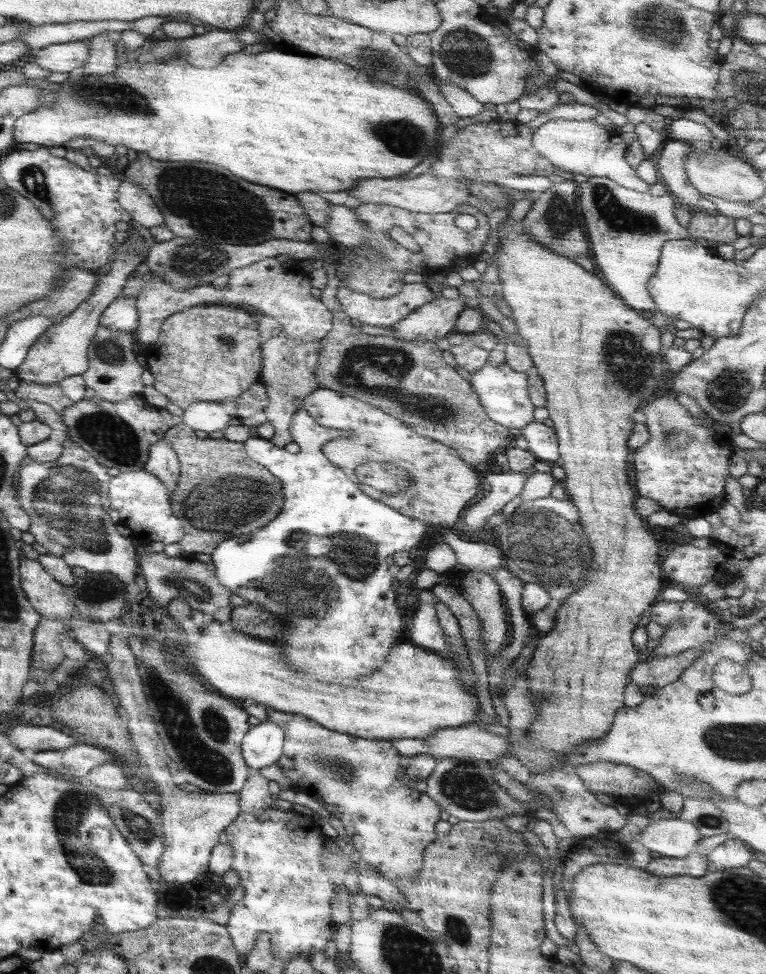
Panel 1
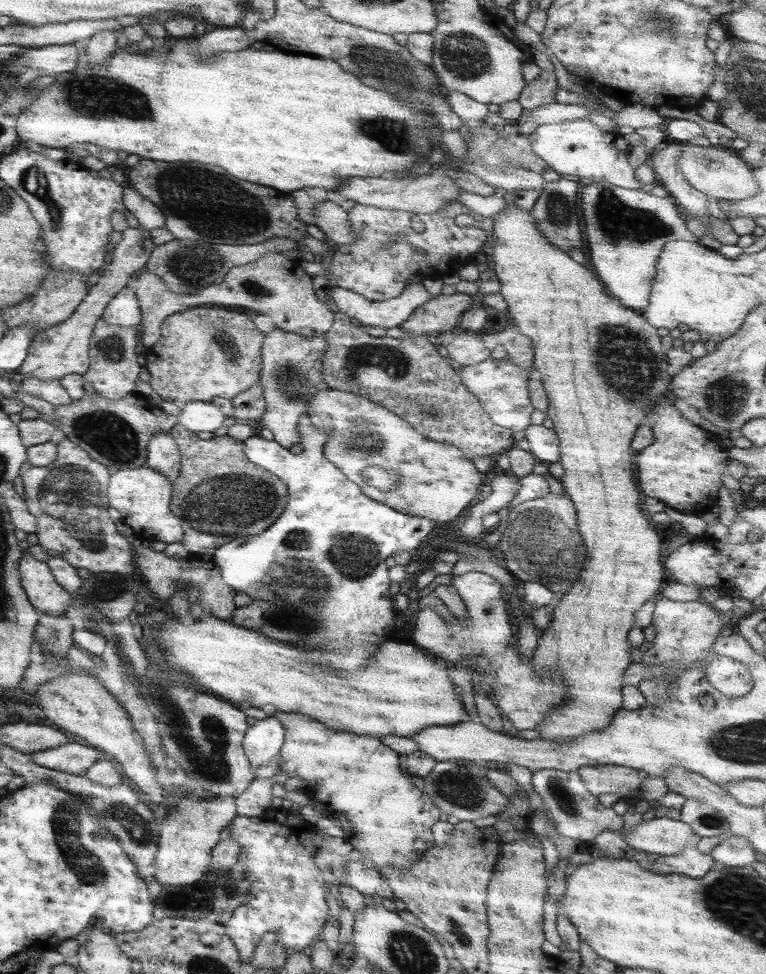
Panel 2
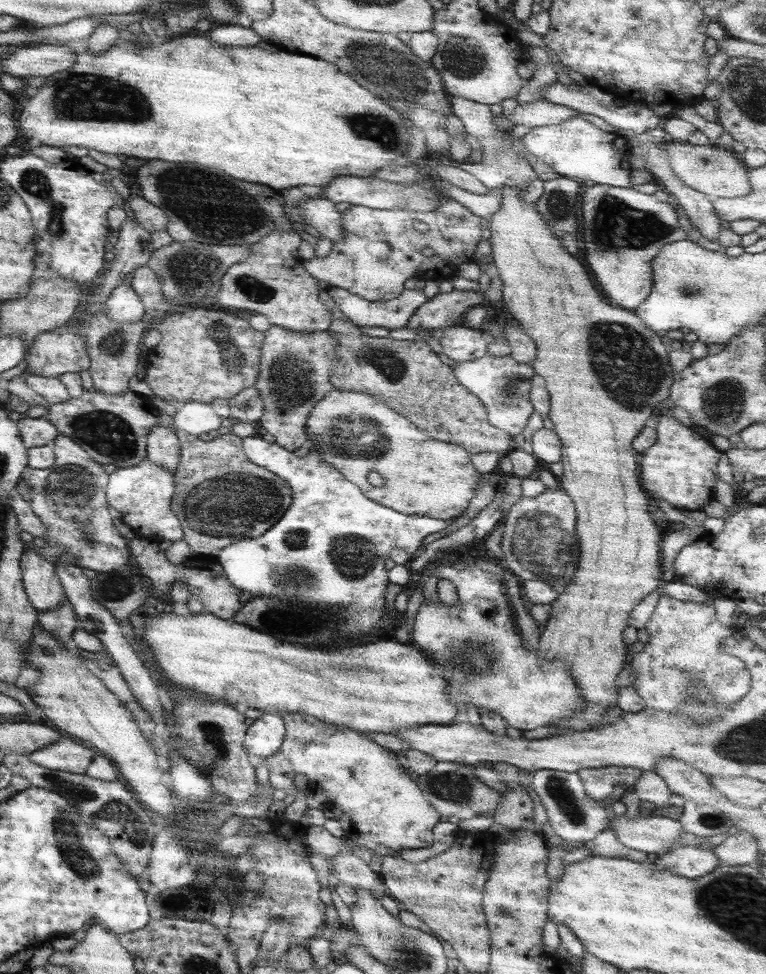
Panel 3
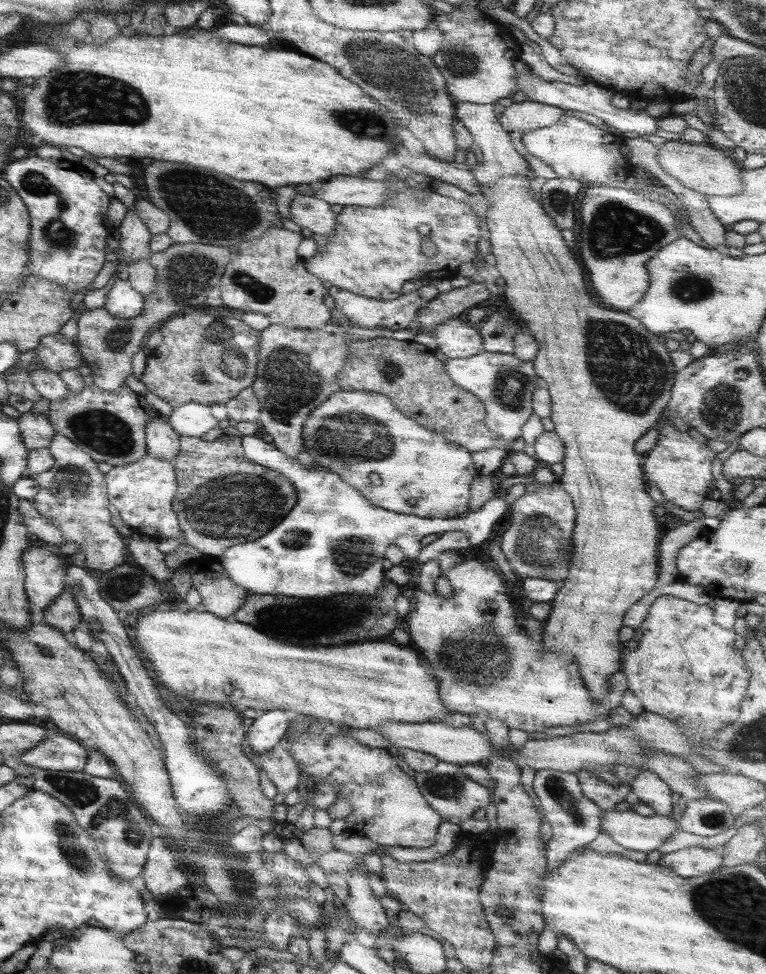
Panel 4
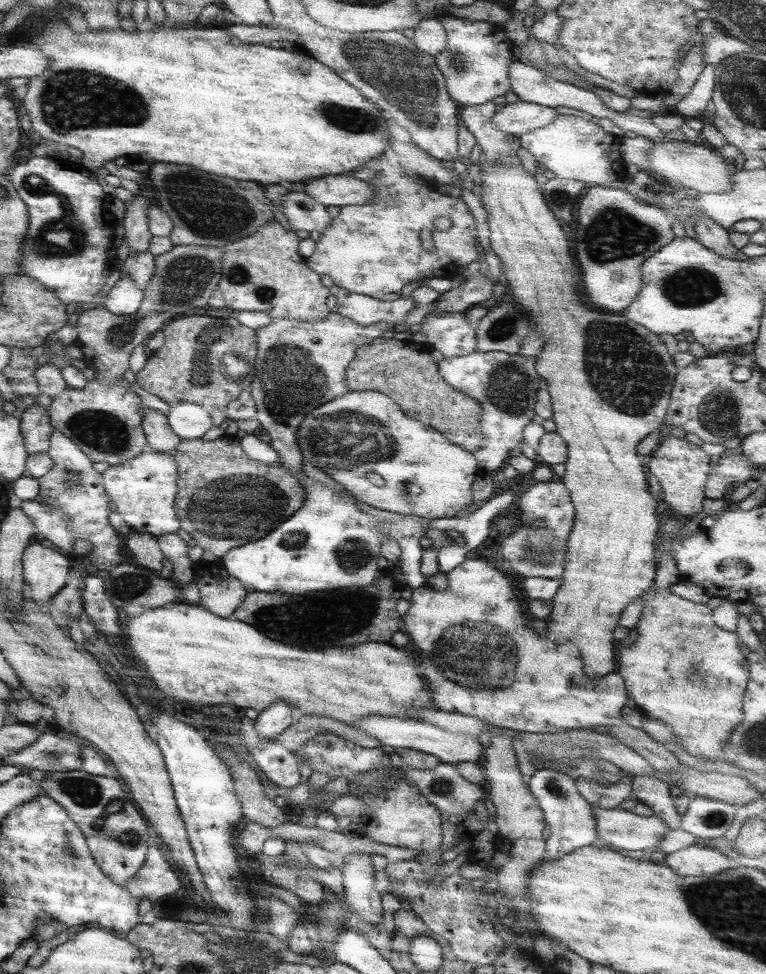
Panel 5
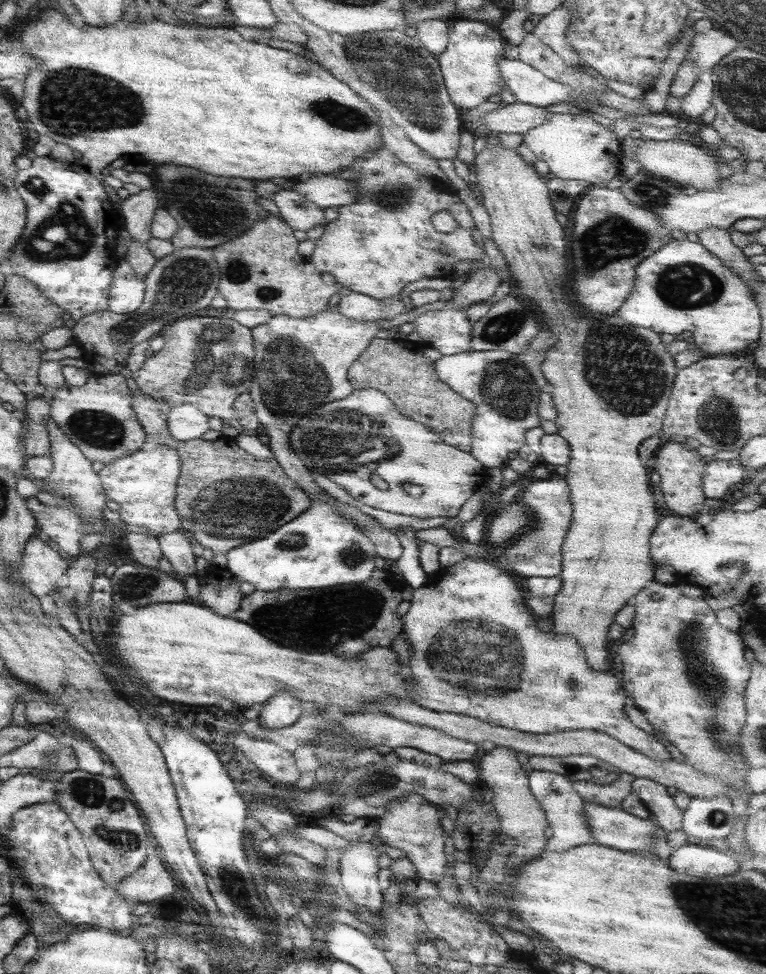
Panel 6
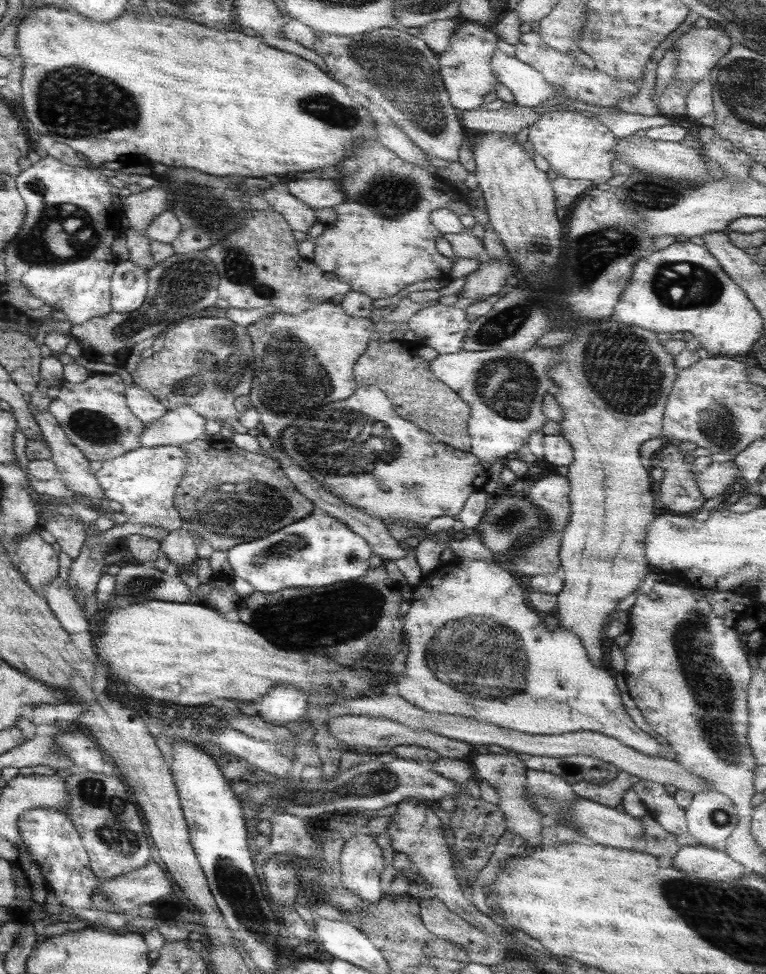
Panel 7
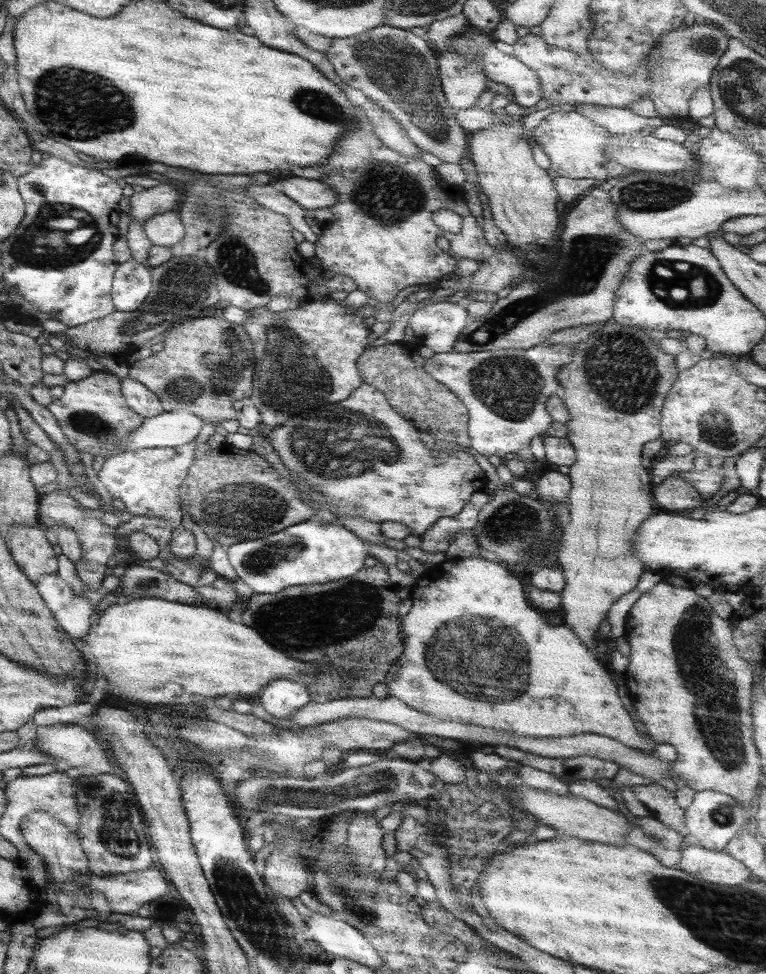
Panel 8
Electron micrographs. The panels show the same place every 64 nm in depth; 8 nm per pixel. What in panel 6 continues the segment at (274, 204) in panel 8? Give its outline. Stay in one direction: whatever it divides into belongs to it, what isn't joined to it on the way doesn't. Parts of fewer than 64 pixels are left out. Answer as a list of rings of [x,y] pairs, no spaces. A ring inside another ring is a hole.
[[[282,189],[273,196],[285,223],[292,230],[307,232],[315,226],[324,227],[327,222],[324,209],[317,207],[311,200],[305,199],[299,192]]]

